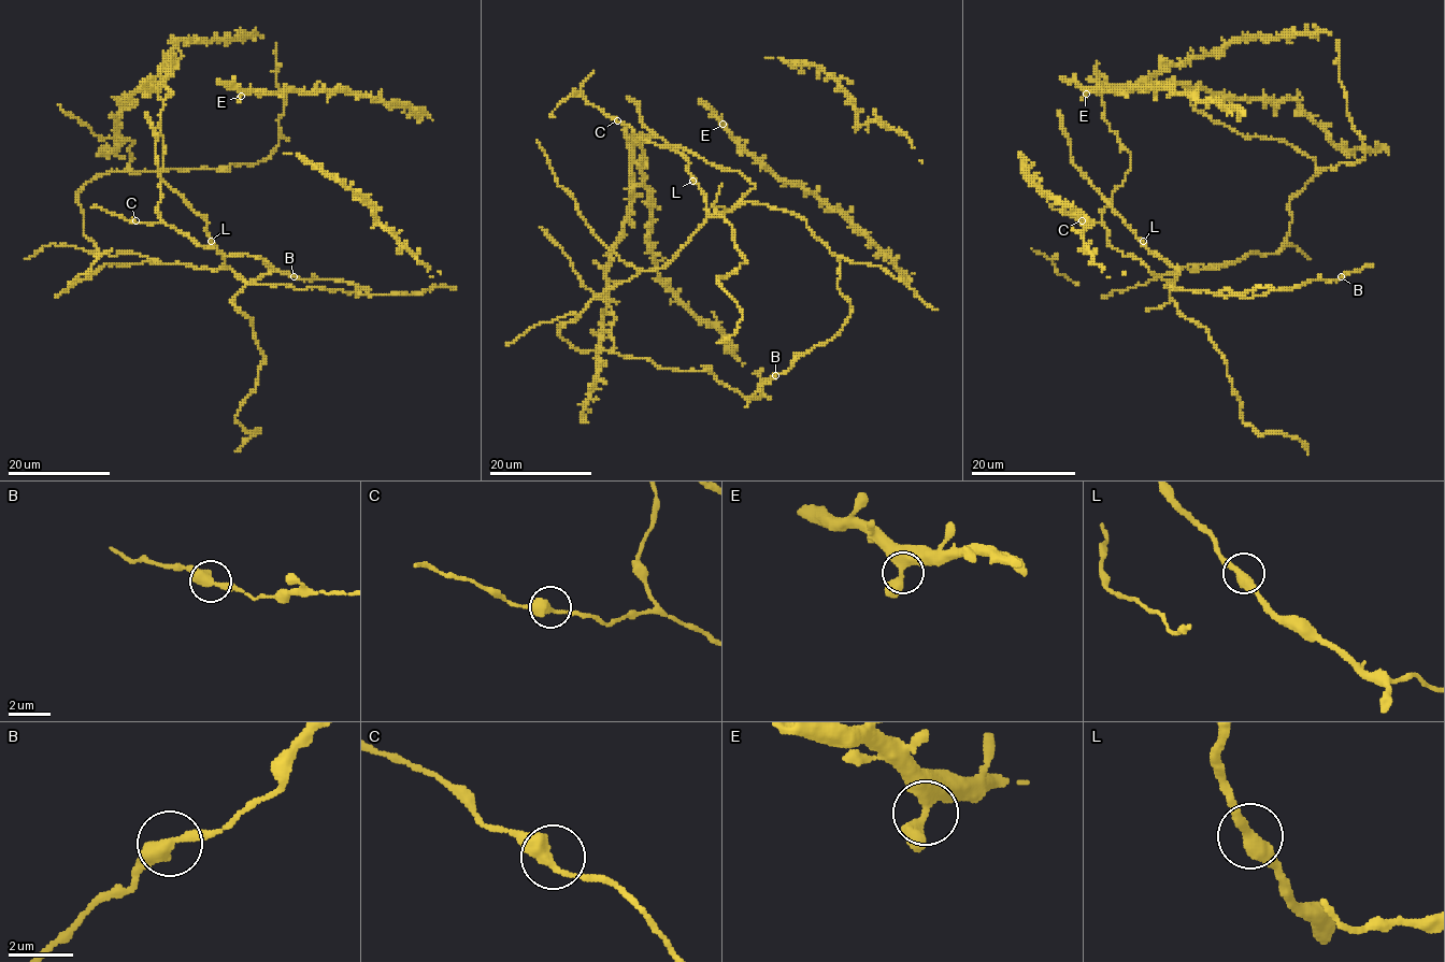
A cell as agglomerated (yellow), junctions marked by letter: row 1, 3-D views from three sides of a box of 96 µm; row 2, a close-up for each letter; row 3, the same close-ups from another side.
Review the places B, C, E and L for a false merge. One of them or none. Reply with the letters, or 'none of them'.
none of them

